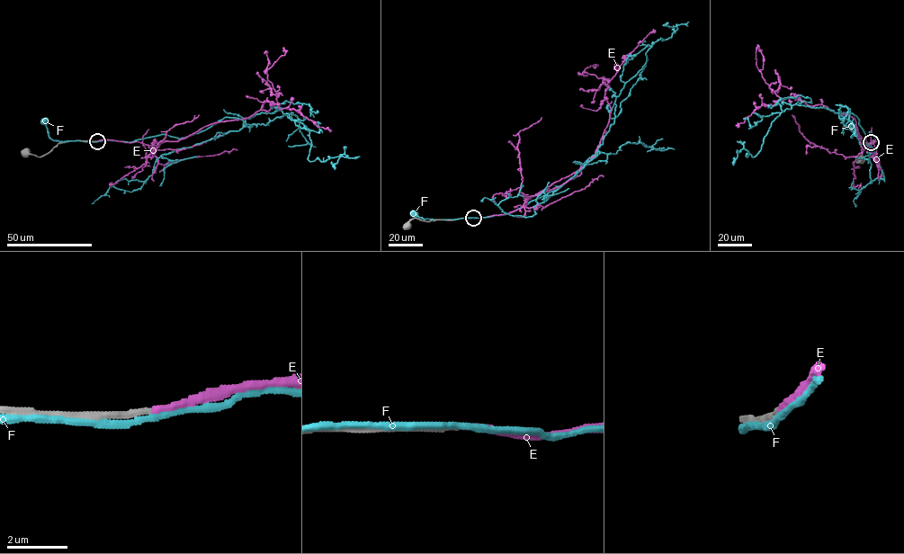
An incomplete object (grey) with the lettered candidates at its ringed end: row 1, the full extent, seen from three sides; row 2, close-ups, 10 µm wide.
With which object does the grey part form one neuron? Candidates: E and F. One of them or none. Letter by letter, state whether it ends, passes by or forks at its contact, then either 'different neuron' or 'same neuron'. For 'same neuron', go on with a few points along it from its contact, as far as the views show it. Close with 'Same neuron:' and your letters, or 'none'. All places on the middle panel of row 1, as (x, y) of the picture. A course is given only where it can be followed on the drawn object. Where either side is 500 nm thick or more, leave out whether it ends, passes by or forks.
E: it ends there; same neuron; it runs (472, 218), (521, 209), (594, 156), (612, 110), (604, 97), (607, 84), (628, 55), (656, 30)
F: it passes by; different neuron
Same neuron: E

